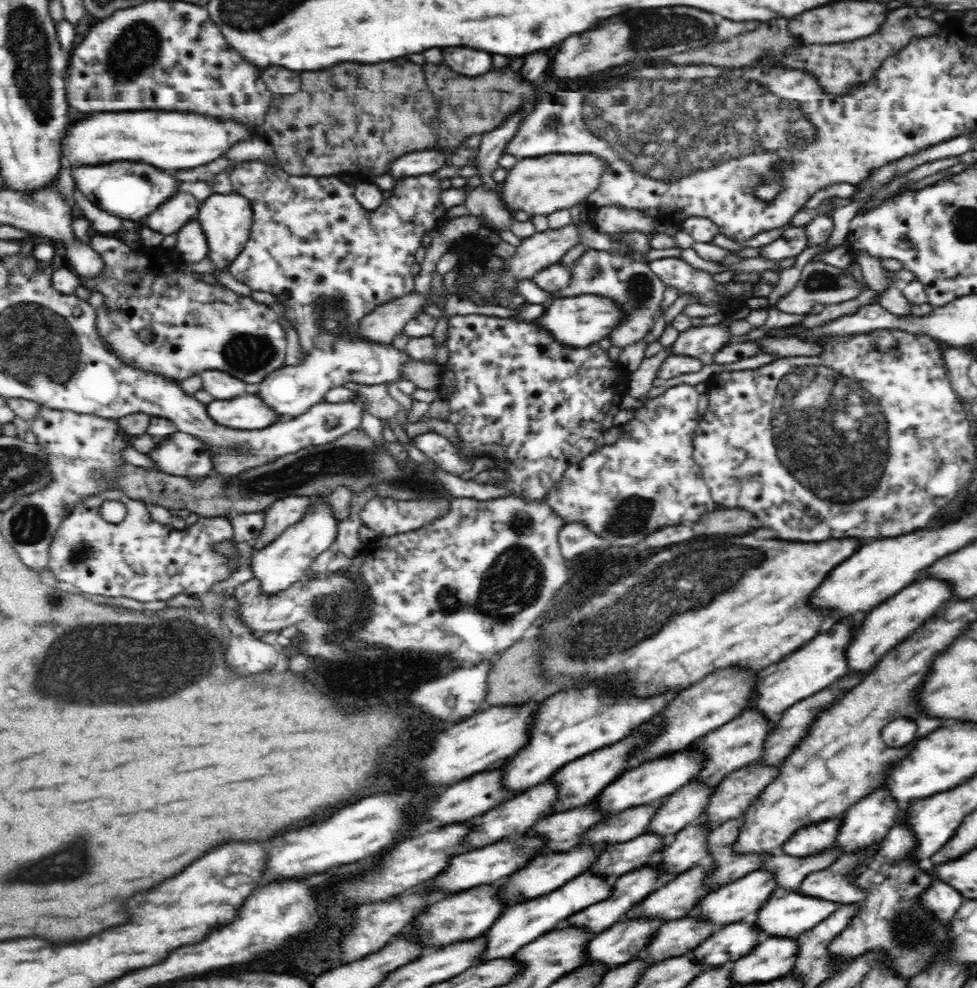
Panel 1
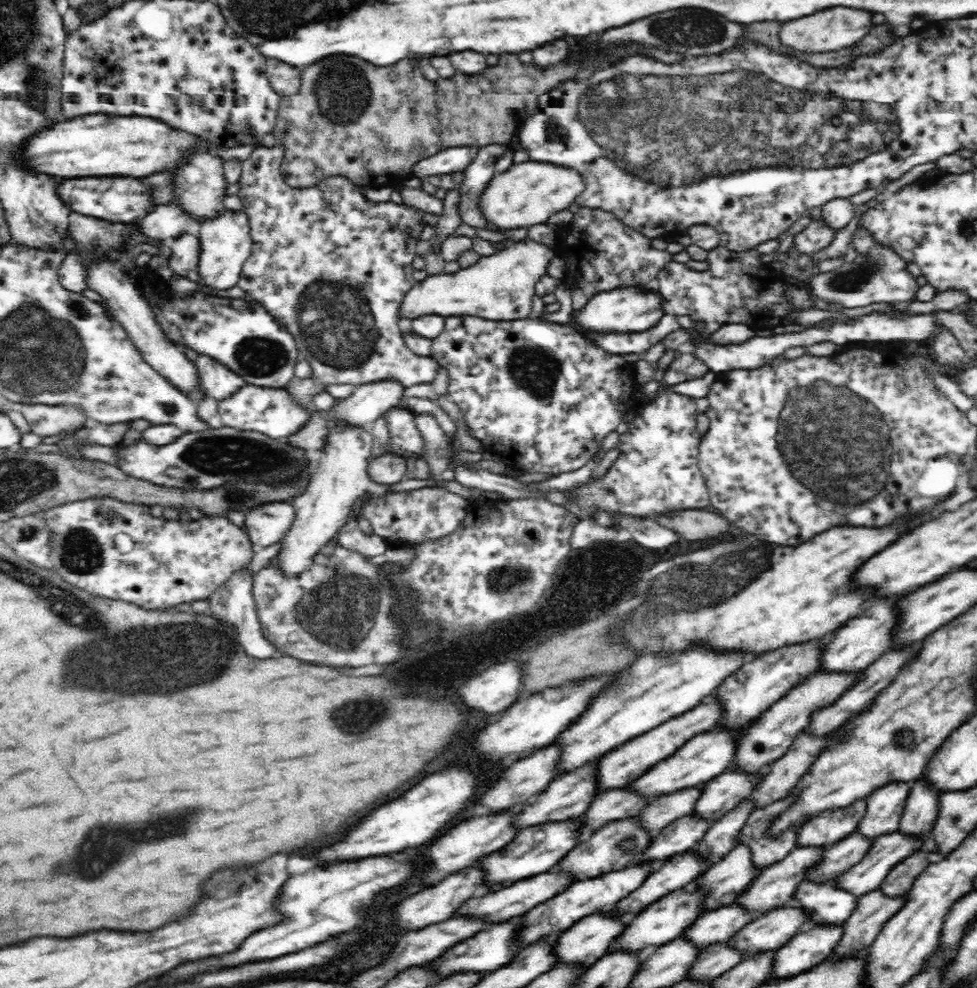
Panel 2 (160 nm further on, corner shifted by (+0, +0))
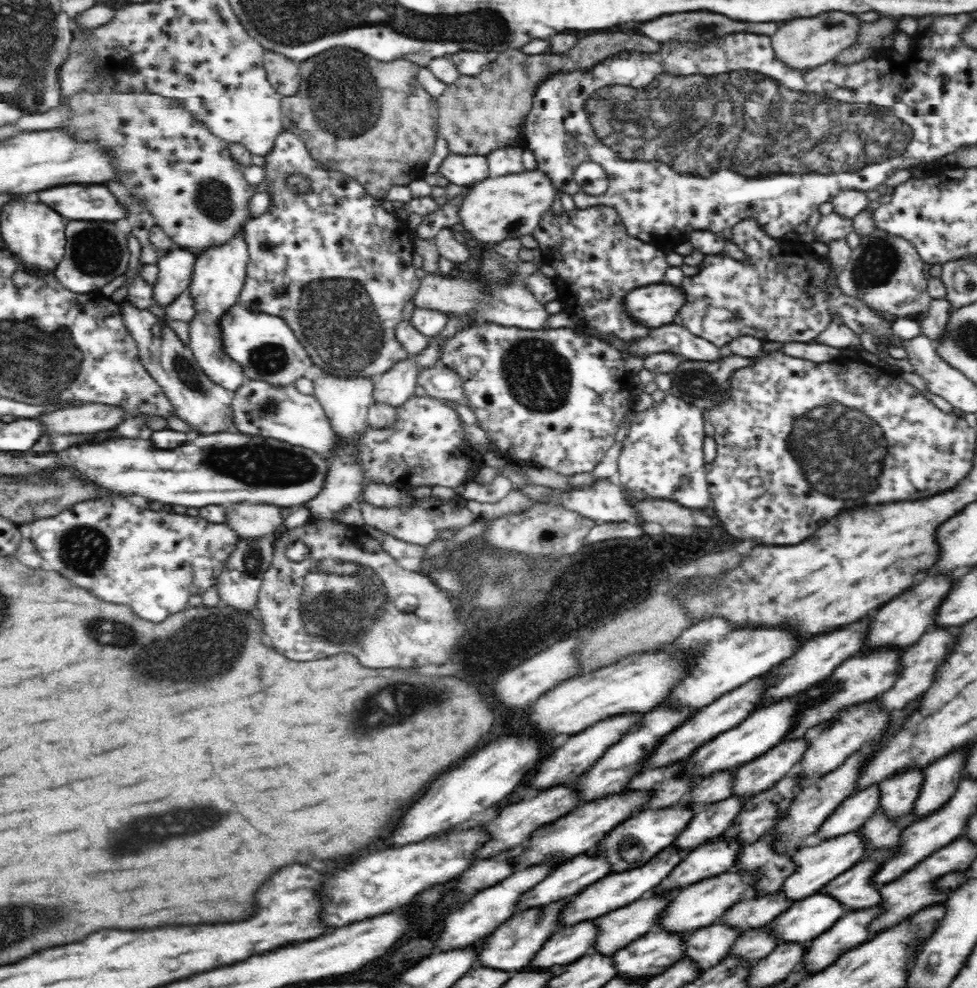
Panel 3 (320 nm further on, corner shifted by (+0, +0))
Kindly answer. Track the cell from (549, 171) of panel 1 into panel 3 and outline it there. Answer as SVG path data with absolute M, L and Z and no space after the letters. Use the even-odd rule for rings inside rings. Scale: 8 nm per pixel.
M525 169L508 176L489 176L469 188L462 197L458 223L465 236L480 244L498 244L507 238L520 239L535 231L559 191L550 181L550 176L539 169Z

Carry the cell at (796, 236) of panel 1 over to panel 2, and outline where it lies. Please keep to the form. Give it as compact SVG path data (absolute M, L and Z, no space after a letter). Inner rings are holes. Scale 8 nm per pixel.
M823 217L813 219L810 226L795 236L796 250L812 255L832 244L839 229L830 226Z

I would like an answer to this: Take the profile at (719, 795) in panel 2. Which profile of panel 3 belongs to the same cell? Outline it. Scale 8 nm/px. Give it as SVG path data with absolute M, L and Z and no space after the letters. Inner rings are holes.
M805 738L784 740L779 745L766 751L766 754L745 763L735 770L733 796L750 796L772 788L780 779L796 770L809 744Z

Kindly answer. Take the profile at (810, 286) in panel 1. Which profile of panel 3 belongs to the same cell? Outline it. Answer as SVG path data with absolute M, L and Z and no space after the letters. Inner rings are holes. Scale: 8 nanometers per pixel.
M876 228L872 234L862 236L859 245L852 249L850 255L848 264L836 278L836 283L844 294L855 296L874 310L895 315L896 318L908 318L910 315L918 318L928 310L933 298L927 289L924 261L909 240Z

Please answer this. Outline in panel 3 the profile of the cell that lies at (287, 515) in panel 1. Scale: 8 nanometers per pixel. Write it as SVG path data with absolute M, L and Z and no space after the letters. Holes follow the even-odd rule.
M236 503L224 509L226 509L224 522L233 528L241 539L269 537L283 522L281 508L266 503Z

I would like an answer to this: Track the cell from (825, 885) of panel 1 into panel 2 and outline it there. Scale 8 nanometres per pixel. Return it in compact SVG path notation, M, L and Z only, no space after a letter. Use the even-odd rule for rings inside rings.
M899 830L886 835L880 835L873 840L873 845L870 850L866 852L865 857L859 863L854 864L845 873L834 876L836 880L836 887L842 891L848 891L856 897L873 892L875 889L880 888L886 882L887 874L897 864L906 860L909 856L917 853L922 847L928 846L921 836L914 836L913 834L904 834Z

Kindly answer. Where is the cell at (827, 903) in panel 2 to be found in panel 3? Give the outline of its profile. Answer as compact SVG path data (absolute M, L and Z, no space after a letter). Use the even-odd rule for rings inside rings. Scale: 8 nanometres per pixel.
M893 847L870 852L851 869L834 877L820 893L839 900L847 911L880 905L882 893L874 878L874 872L878 872L878 868L882 868L882 864L890 856L894 856Z

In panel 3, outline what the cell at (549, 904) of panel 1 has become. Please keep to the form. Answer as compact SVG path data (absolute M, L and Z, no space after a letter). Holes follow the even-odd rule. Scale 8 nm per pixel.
M672 844L655 854L640 867L626 869L617 873L612 872L612 874L602 877L602 880L588 885L588 888L584 889L582 893L570 898L567 907L558 914L558 919L561 919L562 926L569 926L584 922L584 920L598 918L620 908L626 908L630 903L641 899L654 891L655 888L658 888L676 866L683 862L683 858L688 852L688 849L678 848Z

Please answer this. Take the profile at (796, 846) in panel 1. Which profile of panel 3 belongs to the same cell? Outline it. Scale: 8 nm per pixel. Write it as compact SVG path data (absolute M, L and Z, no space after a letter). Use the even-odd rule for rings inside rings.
M878 784L858 789L820 825L814 841L831 839L859 830L879 808L880 801Z

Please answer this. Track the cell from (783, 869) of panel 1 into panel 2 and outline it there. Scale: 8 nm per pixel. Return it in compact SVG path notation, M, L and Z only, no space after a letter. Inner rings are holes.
M855 828L846 838L833 843L825 852L823 859L816 863L807 874L808 881L830 882L834 876L845 873L865 857L875 838L867 838Z

